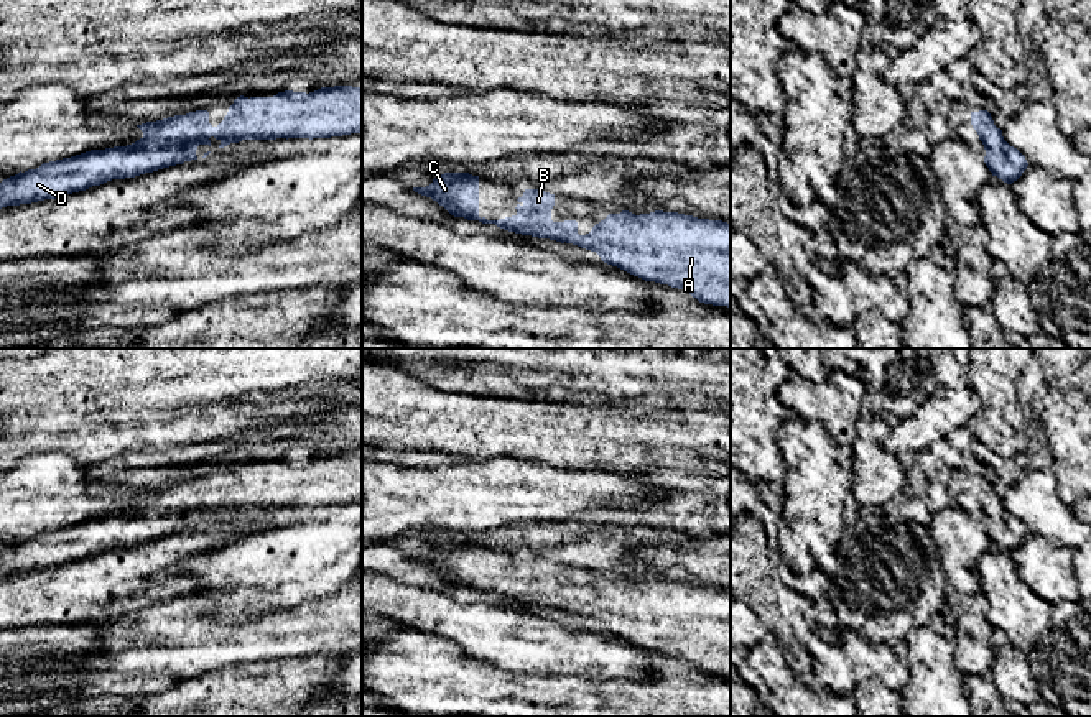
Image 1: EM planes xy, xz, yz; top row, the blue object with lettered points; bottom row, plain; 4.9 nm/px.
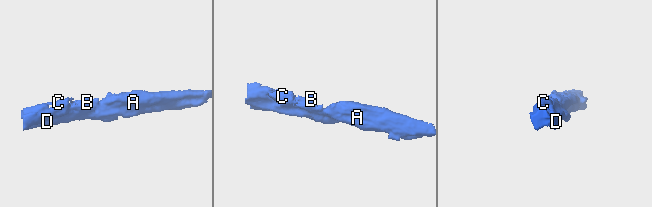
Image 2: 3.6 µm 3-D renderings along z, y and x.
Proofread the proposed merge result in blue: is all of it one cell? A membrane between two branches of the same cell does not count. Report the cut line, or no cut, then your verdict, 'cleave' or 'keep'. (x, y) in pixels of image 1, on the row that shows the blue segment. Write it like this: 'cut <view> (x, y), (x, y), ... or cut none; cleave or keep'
cut none; keep

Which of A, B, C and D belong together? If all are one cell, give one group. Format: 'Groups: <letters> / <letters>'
Groups: A B C D

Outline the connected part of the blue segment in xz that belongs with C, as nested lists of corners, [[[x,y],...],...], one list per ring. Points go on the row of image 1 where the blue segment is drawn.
[[[444,173],[436,176],[429,186],[413,187],[413,191],[431,197],[454,217],[495,224],[504,230],[522,235],[573,243],[596,252],[604,263],[645,281],[683,289],[704,304],[731,306],[731,224],[727,222],[663,210],[640,215],[622,210],[620,214],[609,214],[589,234],[579,235],[576,220],[551,220],[555,194],[545,191],[525,189],[523,196],[517,199],[517,214],[499,220],[479,217],[479,176]]]

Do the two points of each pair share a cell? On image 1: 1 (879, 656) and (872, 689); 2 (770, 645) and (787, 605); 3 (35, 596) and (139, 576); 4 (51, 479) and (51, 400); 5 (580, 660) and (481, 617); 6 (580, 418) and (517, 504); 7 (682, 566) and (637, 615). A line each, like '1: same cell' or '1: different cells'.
1: different cells
2: different cells
3: same cell
4: different cells
5: same cell
6: different cells
7: different cells

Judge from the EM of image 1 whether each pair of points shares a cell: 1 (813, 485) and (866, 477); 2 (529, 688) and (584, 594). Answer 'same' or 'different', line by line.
1: different
2: different

